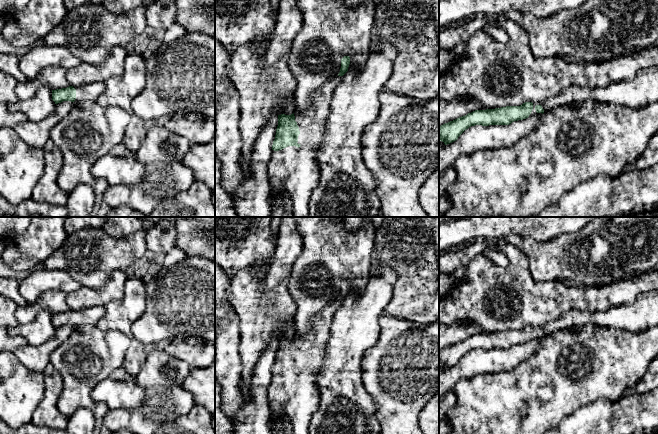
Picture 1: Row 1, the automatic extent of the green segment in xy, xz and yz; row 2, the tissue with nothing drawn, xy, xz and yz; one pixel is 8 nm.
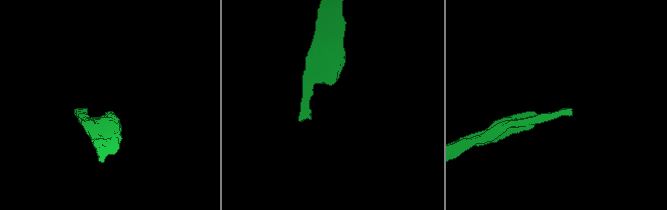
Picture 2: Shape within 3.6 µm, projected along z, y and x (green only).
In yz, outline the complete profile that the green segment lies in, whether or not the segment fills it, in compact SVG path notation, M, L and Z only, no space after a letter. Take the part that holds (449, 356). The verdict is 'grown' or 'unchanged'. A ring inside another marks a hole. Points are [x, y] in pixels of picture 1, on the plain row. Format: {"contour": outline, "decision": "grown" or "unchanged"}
{"contour": "M658 289L639 294L630 304L612 306L602 311L571 309L543 325L525 326L520 330L475 334L439 351L439 364L450 368L475 349L509 349L514 345L539 339L559 330L579 325L599 325L640 333L658 326Z", "decision": "grown"}

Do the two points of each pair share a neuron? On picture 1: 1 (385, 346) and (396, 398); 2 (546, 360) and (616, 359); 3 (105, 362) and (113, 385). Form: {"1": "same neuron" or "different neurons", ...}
{"1": "same neuron", "2": "same neuron", "3": "different neurons"}

